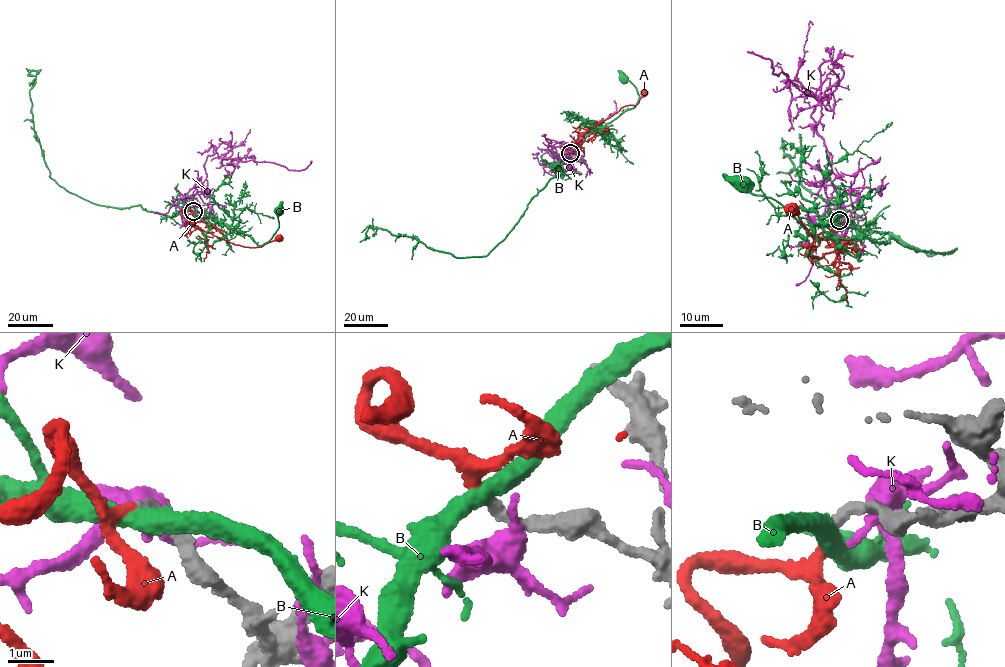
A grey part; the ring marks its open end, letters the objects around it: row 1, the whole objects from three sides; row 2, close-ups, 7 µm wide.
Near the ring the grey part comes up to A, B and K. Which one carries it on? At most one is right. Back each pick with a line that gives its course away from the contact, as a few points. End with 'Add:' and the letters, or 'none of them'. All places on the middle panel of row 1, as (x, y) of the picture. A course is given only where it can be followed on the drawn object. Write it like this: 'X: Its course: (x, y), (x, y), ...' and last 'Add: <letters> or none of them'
A: Its course: (569, 154), (563, 149), (566, 154), (571, 153), (586, 131), (620, 108), (635, 105), (644, 92)
Add: A

